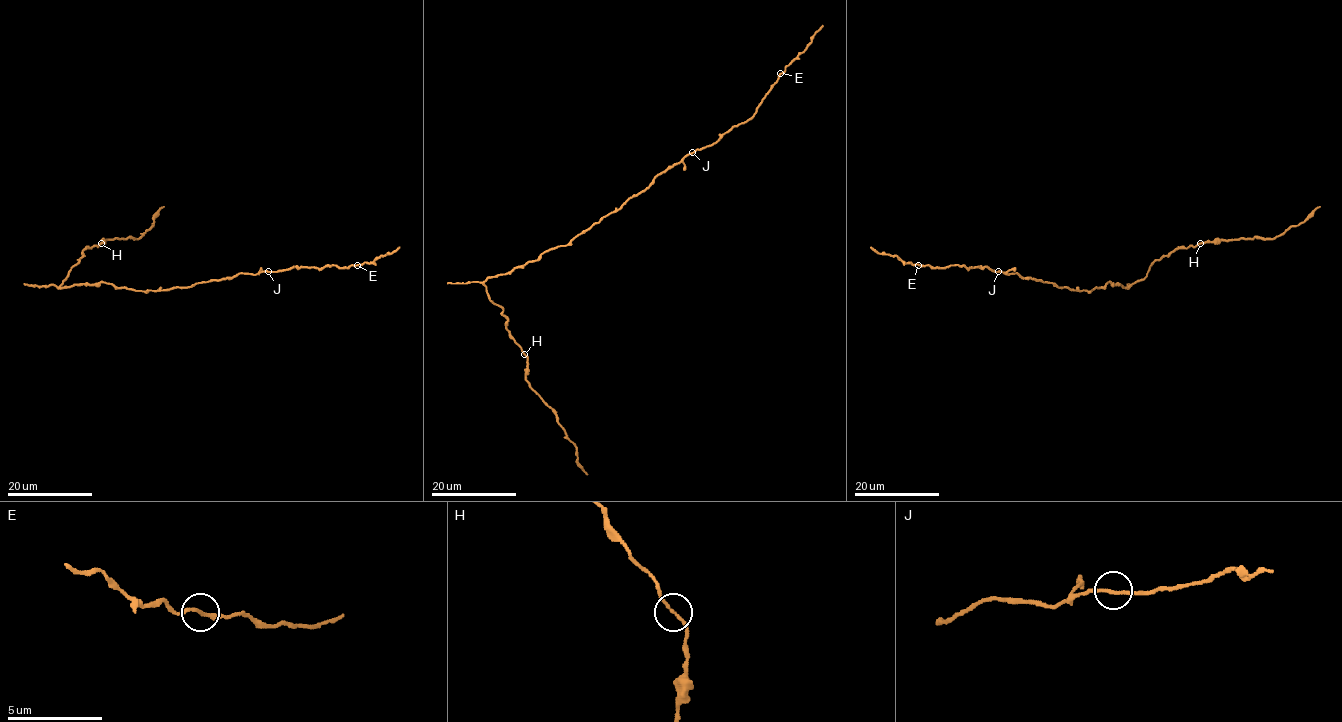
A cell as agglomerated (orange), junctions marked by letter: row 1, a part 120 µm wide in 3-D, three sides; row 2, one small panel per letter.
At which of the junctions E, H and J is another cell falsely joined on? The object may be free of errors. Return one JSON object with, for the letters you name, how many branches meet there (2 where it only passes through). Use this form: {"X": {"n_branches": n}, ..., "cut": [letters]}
{"cut": []}

